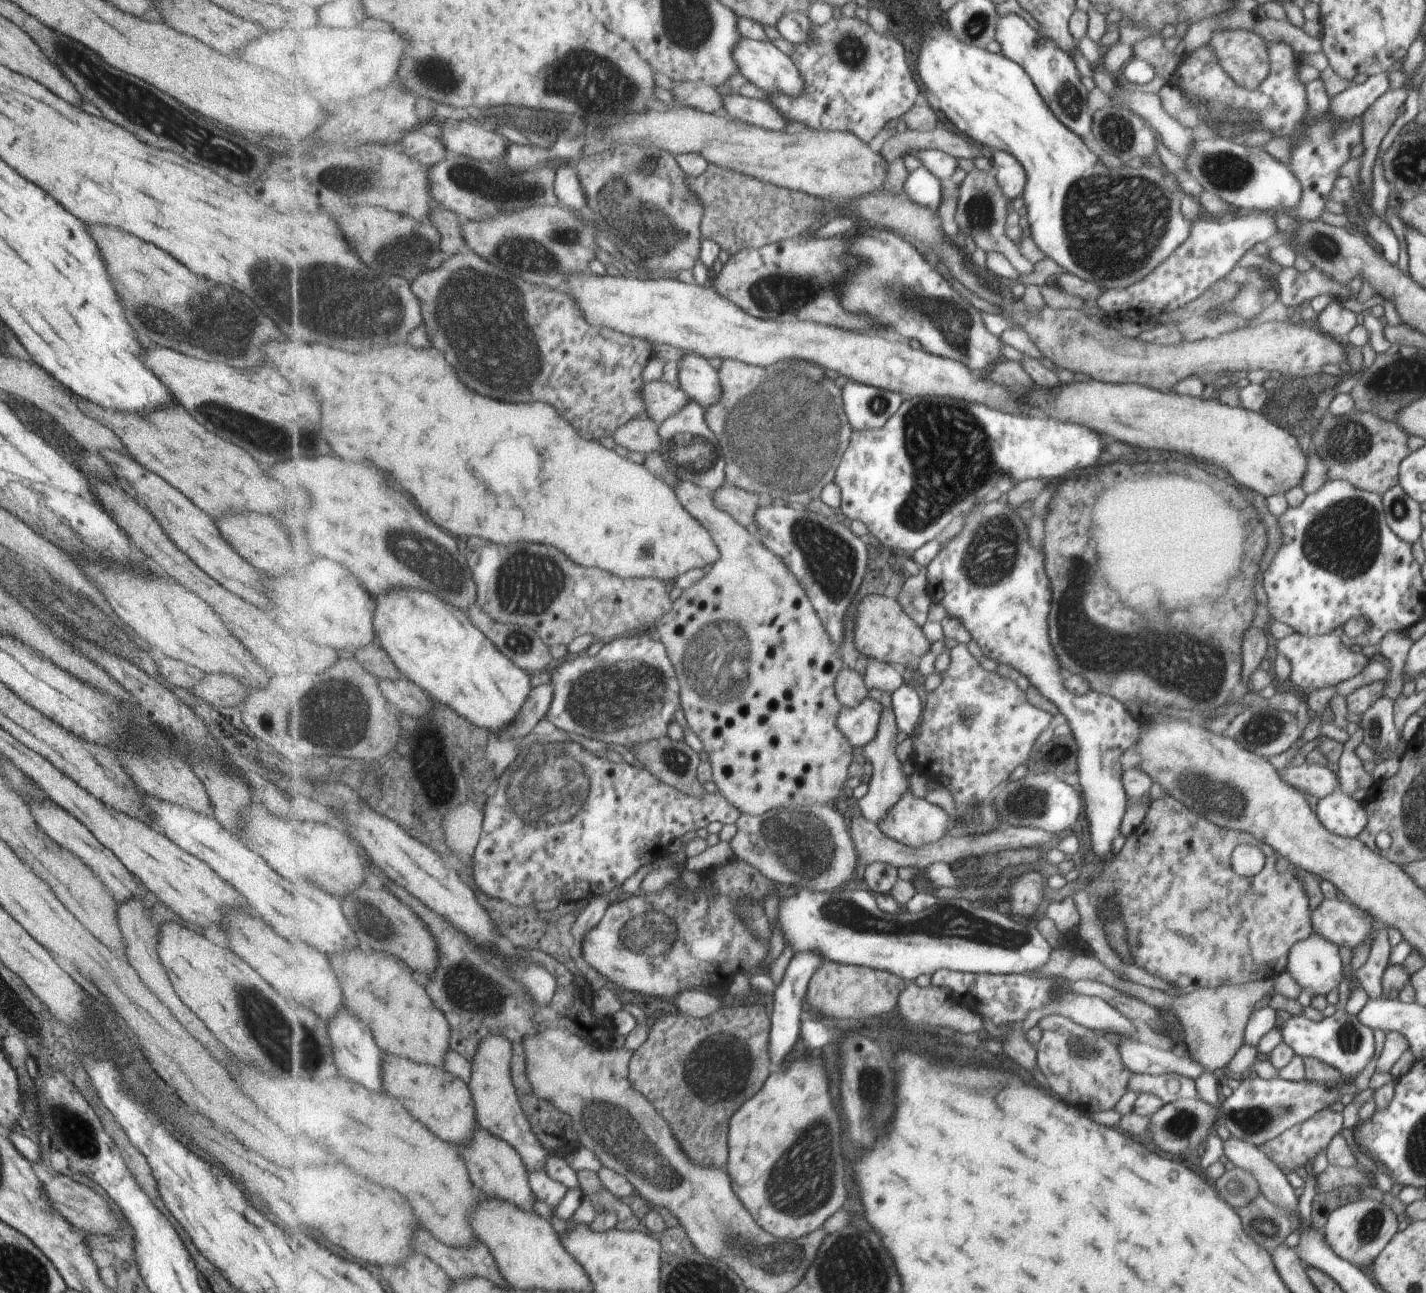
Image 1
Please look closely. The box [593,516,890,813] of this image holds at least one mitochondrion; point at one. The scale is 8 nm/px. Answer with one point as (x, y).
(696, 655)

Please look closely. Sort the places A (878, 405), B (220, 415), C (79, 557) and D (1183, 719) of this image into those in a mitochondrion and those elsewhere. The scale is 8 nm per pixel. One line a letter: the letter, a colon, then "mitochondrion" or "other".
A: mitochondrion
B: mitochondrion
C: other
D: other

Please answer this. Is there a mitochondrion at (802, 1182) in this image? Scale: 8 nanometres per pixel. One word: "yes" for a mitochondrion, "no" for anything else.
yes

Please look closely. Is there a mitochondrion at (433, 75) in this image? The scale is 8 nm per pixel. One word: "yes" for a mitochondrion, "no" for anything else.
yes

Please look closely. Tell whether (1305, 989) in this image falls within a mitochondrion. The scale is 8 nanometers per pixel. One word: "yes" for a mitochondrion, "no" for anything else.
no

